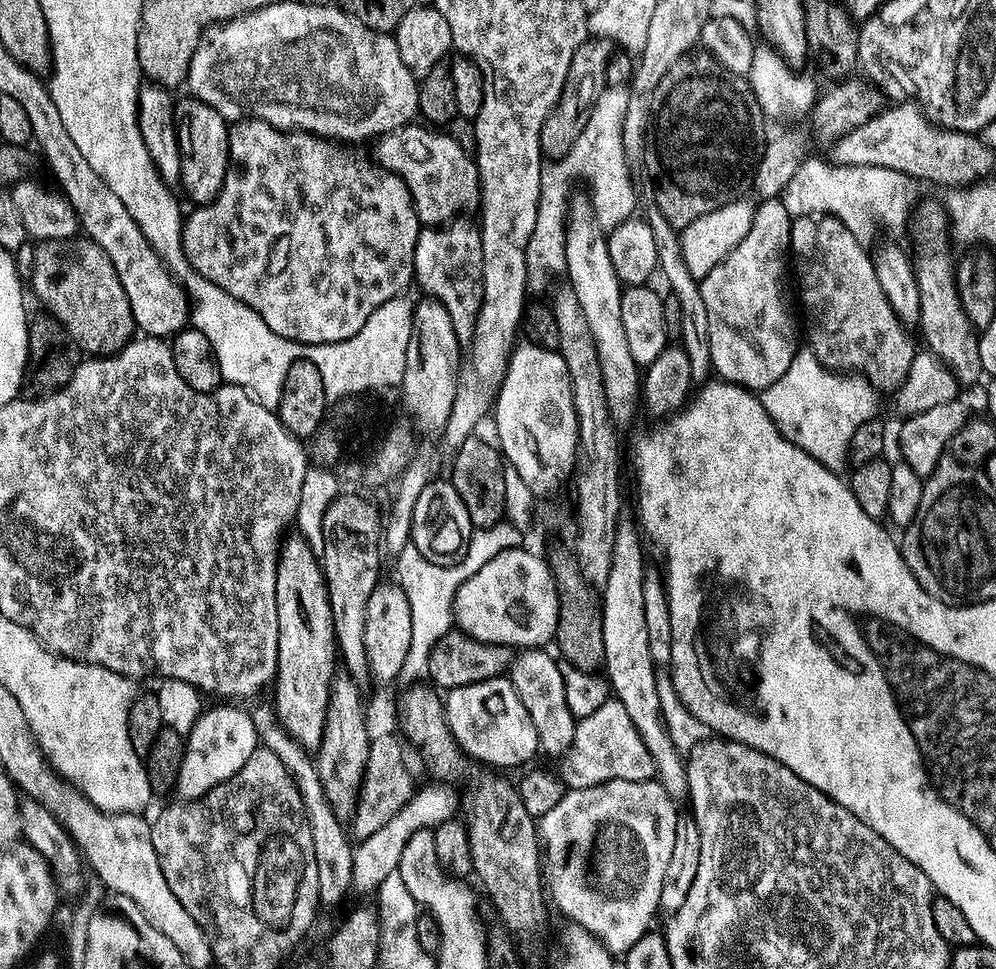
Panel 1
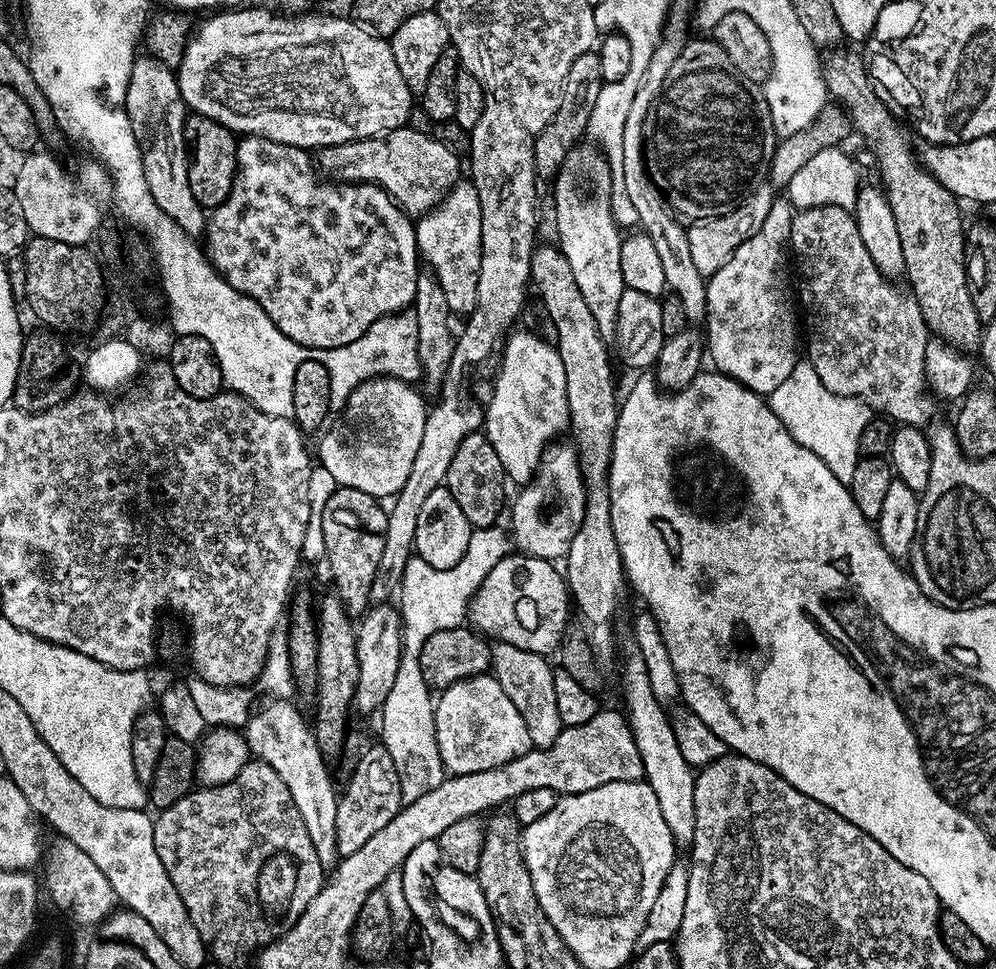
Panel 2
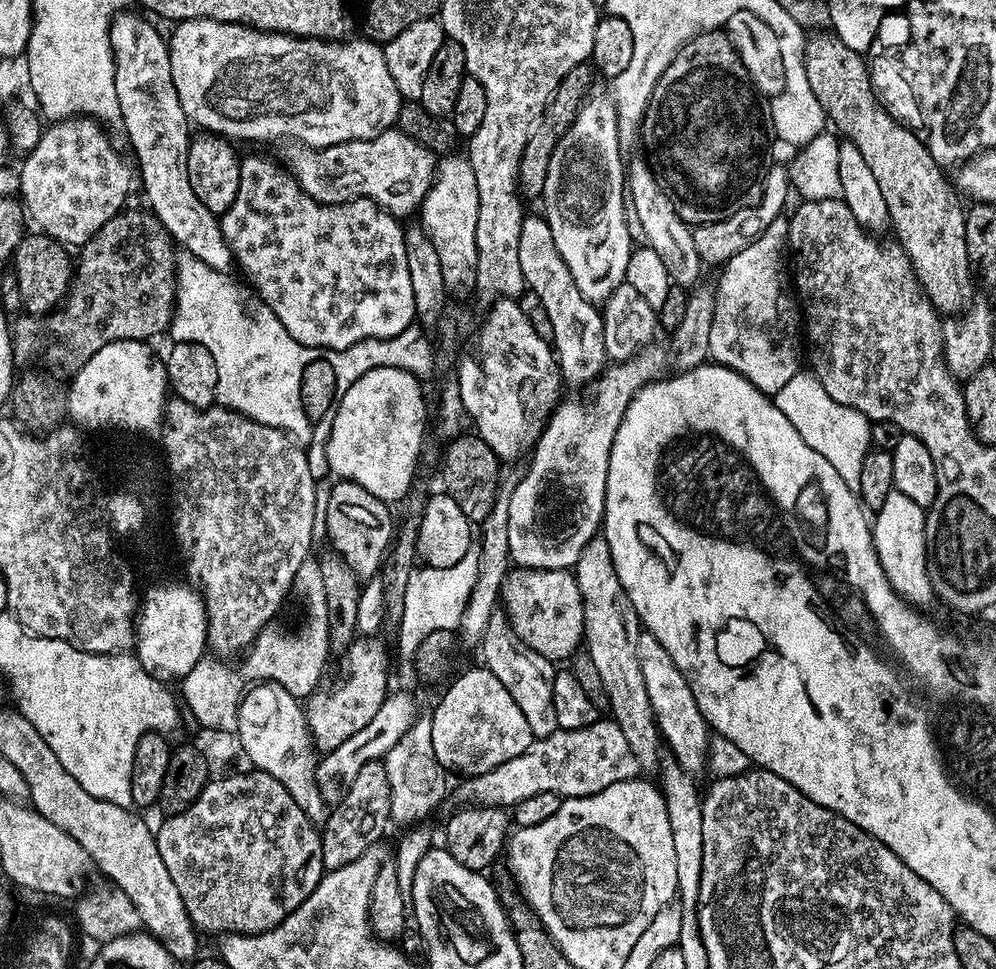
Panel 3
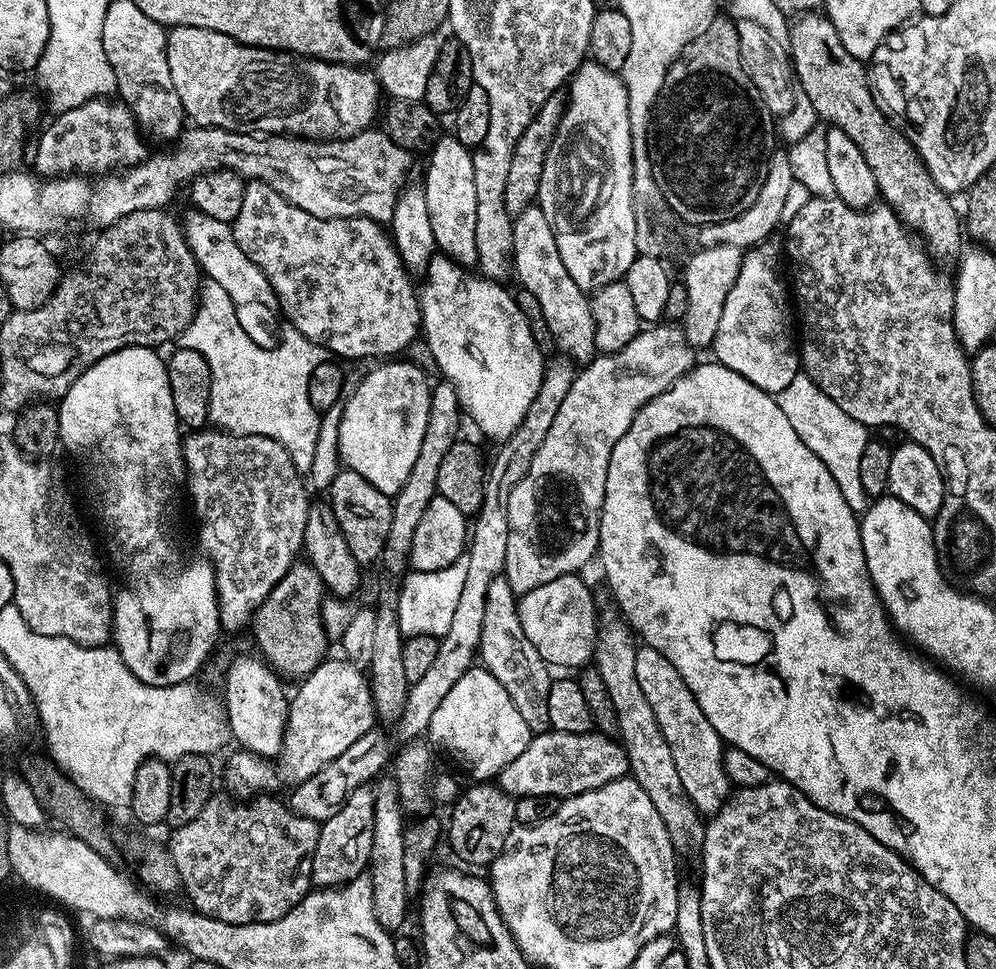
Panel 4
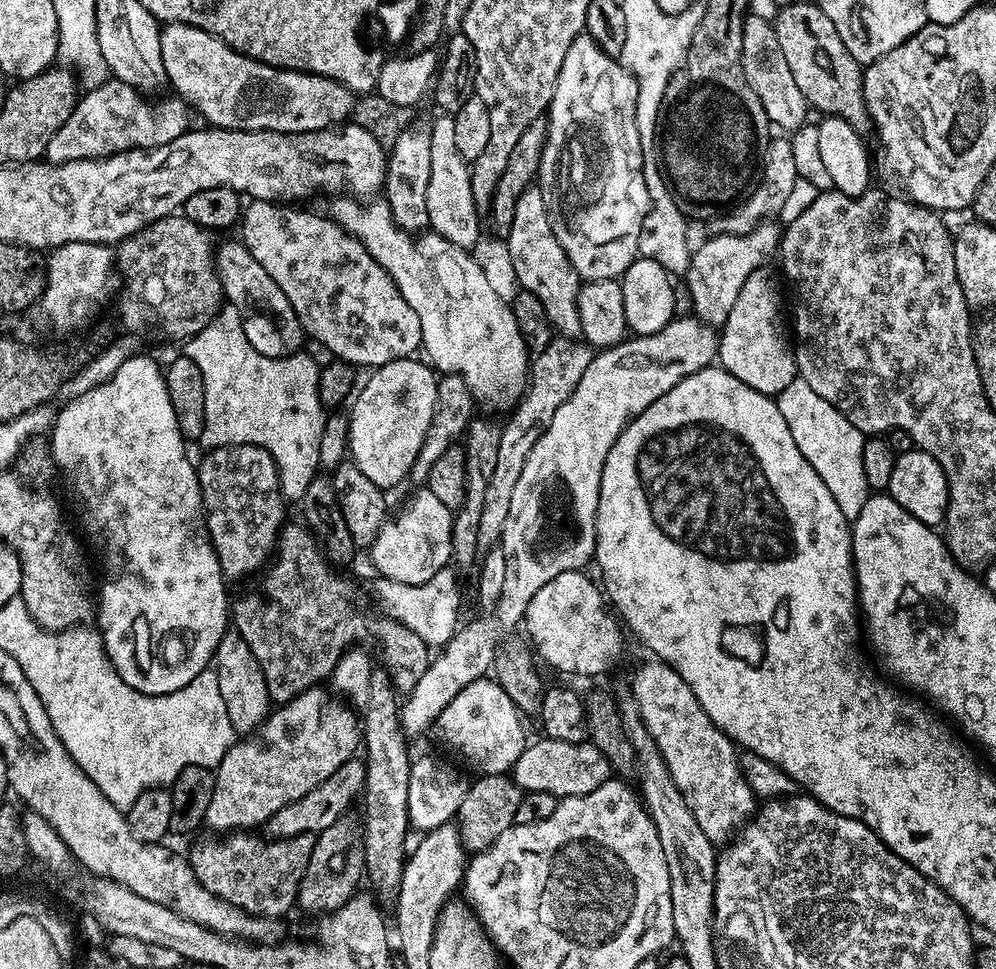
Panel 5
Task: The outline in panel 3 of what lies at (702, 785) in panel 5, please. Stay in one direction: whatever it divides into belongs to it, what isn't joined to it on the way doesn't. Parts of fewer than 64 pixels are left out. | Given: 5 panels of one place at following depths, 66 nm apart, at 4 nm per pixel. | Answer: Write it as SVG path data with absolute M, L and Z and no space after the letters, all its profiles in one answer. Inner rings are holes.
M646 630L641 631L638 638L638 666L642 666L642 682L646 682L646 694L650 698L652 717L656 719L656 727L660 729L663 743L685 772L697 774L706 768L706 753L710 729L704 716L698 710L698 702L694 698L688 679L674 666L674 658L666 654L666 646L654 638Z

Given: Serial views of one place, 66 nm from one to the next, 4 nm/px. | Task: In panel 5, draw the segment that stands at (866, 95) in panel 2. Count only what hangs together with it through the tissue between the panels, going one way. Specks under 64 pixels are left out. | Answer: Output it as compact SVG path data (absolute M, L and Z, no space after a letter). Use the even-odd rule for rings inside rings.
M797 2L777 11L772 29L778 46L794 74L794 83L808 99L809 105L824 116L841 116L857 132L867 133L870 117L864 101L864 78L862 65L852 57L842 42L834 22L815 2Z

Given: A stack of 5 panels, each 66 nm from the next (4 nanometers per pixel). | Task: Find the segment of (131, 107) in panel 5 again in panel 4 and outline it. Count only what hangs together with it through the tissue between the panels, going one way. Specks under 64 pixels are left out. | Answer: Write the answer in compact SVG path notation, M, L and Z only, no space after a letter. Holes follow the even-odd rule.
M112 98L91 100L59 113L55 119L36 144L35 171L41 177L108 174L139 164L149 155L150 149L144 145L145 137L137 125L136 117L131 107L123 102Z

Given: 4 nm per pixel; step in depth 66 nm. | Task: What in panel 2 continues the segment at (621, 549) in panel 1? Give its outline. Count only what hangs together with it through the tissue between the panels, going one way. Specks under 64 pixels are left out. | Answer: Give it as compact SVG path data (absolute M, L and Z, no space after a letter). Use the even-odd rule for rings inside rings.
M630 651L624 660L624 700L628 724L634 734L634 742L638 746L638 754L642 754L644 780L652 787L658 798L658 807L662 810L662 818L666 818L666 826L670 826L670 834L677 845L691 845L696 825L694 810L694 786L696 772L692 765L682 758L682 750L678 750L678 738L672 729L673 721L668 720L665 705L654 698L654 690L650 690L650 677L646 674L646 662L642 662L640 651Z

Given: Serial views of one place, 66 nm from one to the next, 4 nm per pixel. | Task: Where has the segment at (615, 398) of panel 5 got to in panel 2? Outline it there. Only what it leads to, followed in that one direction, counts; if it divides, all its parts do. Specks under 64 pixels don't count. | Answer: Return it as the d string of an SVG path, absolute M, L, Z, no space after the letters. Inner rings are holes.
M553 442L544 450L540 466L535 476L528 484L519 489L516 501L511 501L512 528L511 535L514 537L514 544L521 553L529 556L537 556L543 560L560 562L565 559L570 550L570 544L574 542L574 536L578 534L578 526L582 526L582 518L586 514L586 498L588 487L584 485L584 476L580 472L580 454L576 450L575 443L560 444Z

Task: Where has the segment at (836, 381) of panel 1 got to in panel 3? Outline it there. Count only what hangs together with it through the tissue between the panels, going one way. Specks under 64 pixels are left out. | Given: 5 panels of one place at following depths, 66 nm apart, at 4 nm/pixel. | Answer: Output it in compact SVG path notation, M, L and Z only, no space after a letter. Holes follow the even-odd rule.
M801 370L782 386L782 390L774 393L774 402L786 418L802 434L802 442L810 446L810 450L818 450L830 466L834 466L838 478L850 486L850 490L859 493L858 474L862 474L862 458L873 447L871 438L871 428L873 421L868 419L866 414L862 414L856 408L842 406L842 402L834 402L830 394L826 394L824 387L817 382L811 371Z

